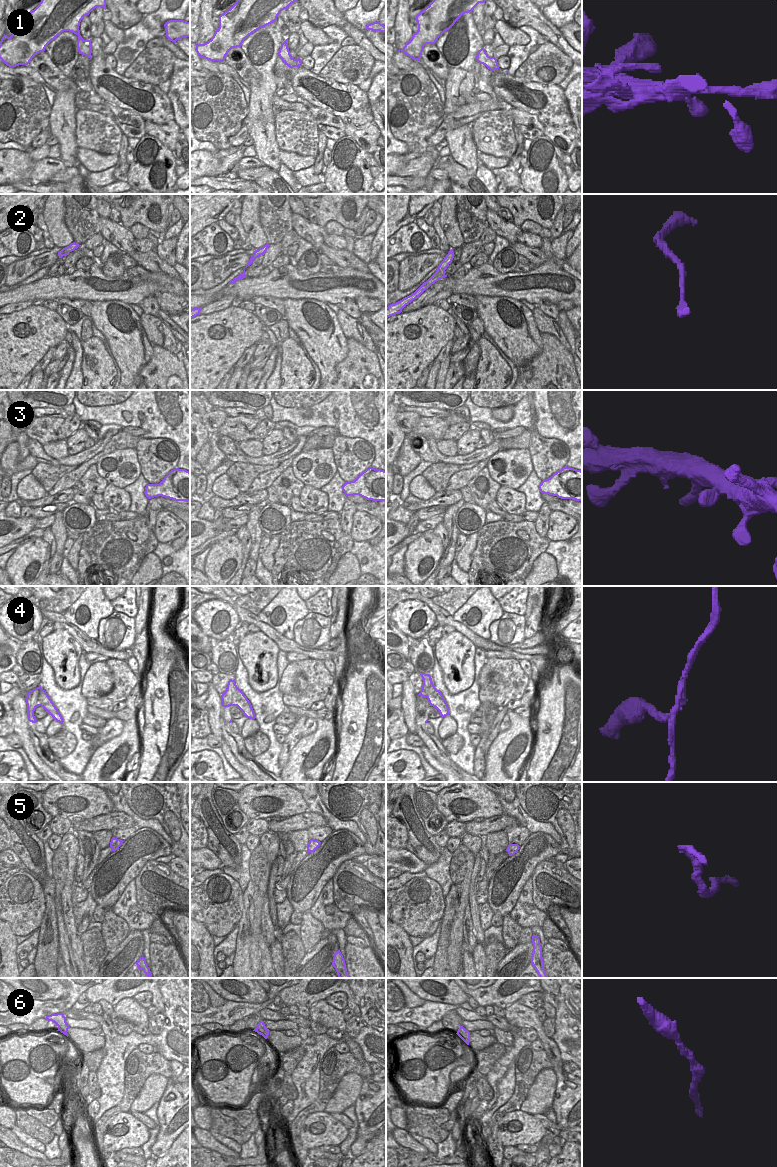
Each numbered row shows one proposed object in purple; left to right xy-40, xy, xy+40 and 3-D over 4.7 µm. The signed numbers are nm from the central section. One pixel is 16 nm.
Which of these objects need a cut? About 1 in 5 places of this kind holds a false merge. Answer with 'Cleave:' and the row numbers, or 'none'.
Cleave: 4

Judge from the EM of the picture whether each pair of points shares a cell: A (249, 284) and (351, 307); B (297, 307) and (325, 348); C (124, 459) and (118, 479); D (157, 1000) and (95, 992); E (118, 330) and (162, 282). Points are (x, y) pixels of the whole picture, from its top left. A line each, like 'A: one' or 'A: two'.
A: two
B: one
C: one
D: one
E: two

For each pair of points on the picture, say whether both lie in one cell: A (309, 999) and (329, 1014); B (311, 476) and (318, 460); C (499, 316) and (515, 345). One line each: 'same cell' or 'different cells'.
A: different cells
B: same cell
C: same cell

